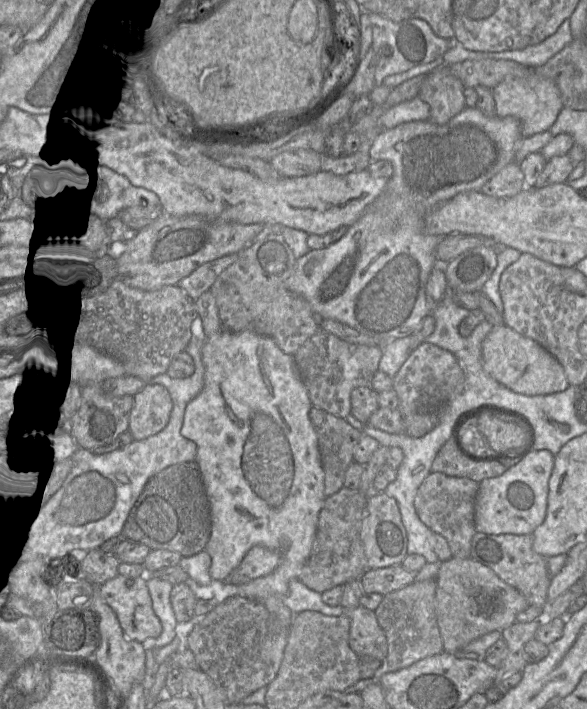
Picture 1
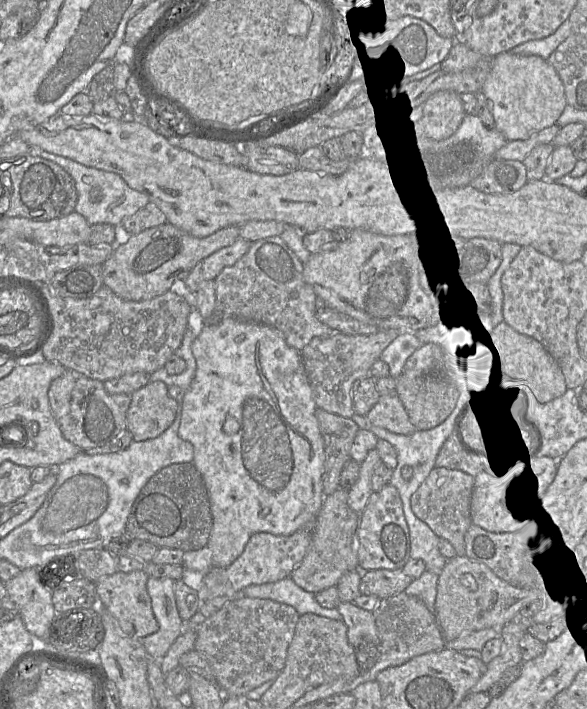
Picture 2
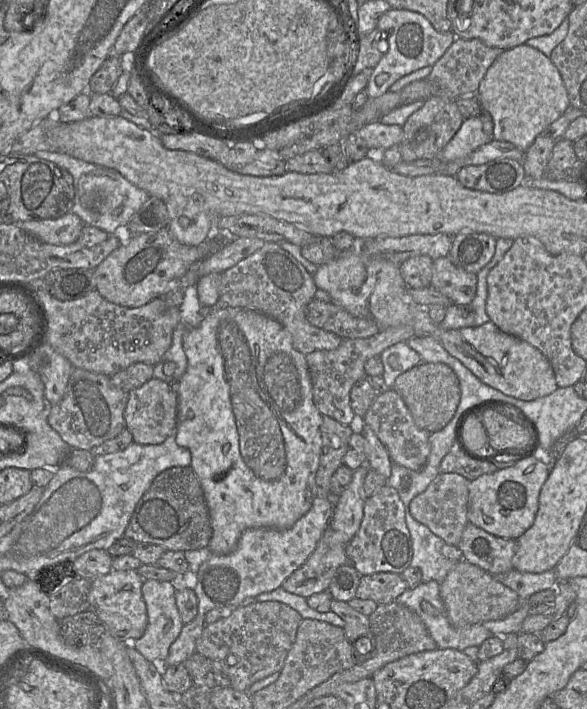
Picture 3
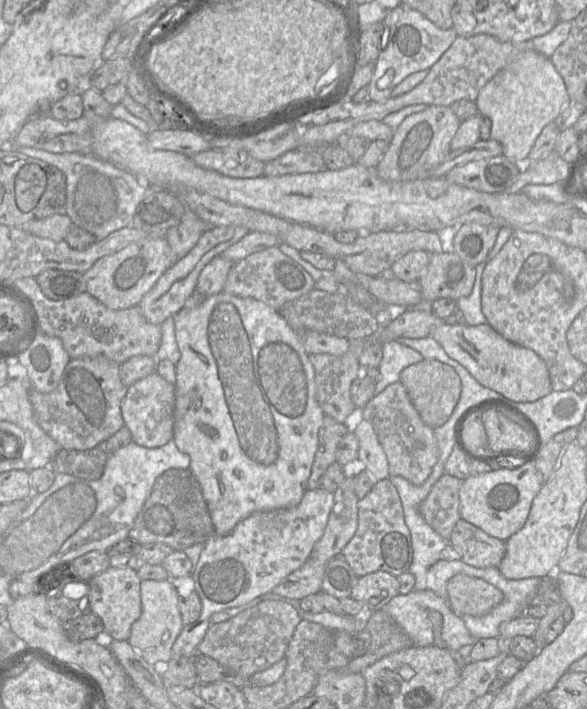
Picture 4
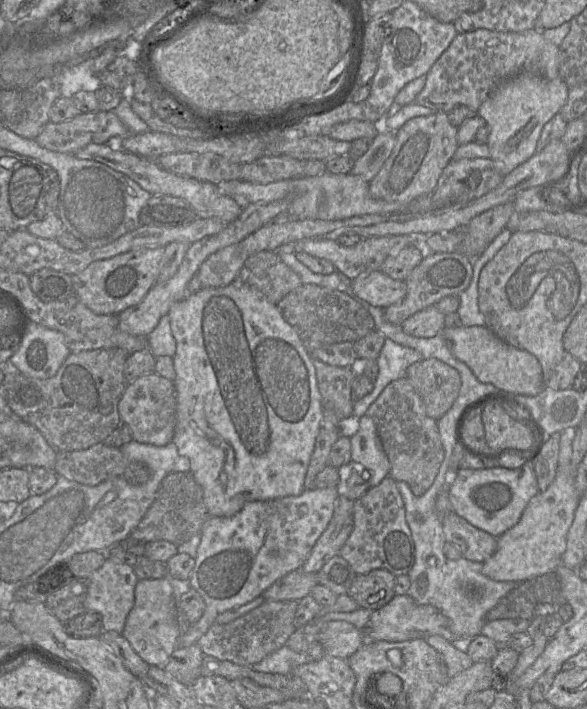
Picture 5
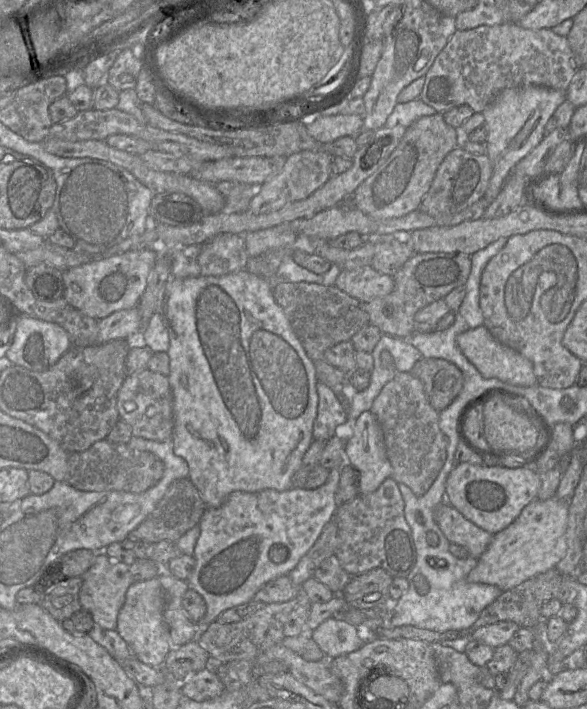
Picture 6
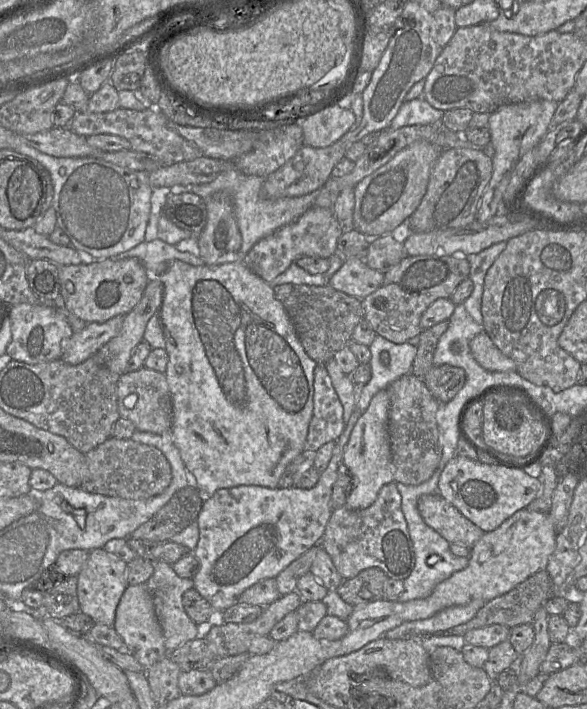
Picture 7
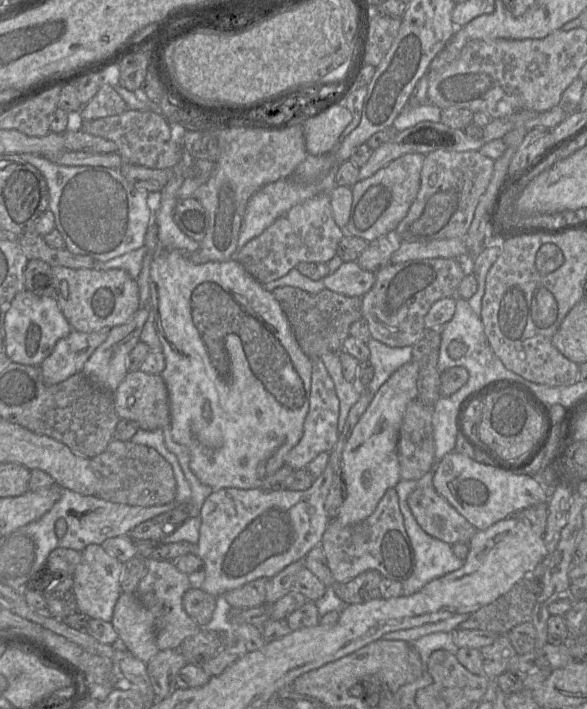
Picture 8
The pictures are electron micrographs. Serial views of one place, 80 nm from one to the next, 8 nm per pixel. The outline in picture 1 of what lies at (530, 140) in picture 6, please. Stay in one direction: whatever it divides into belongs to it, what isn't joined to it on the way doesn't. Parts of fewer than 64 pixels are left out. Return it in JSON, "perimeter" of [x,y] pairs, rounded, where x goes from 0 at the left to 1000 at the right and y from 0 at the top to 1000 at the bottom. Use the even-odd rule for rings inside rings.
{"perimeter":[[[911,103],[891,110],[860,113],[838,124],[838,131],[845,164],[877,165],[886,173],[889,193],[935,183],[961,151],[954,127],[945,114]]]}

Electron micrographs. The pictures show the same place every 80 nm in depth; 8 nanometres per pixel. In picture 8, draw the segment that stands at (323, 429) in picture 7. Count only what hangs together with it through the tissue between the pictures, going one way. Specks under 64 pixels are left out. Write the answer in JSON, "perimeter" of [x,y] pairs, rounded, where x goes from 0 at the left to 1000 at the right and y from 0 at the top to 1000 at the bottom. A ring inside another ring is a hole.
{"perimeter":[[[545,504],[528,506],[532,508],[530,553],[526,578],[516,597],[516,612],[509,623],[484,646],[484,656],[494,657],[501,664],[520,661],[547,638],[562,638],[578,615],[578,563],[569,539]]]}

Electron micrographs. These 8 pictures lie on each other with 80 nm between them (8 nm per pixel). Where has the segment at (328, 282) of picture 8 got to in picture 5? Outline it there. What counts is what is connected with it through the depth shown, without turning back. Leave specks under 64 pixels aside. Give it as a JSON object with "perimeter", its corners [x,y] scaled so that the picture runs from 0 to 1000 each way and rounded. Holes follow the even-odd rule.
{"perimeter":[[[647,381],[615,385],[596,396],[595,405],[613,425],[649,434],[683,426],[693,410],[690,396],[673,395]]]}

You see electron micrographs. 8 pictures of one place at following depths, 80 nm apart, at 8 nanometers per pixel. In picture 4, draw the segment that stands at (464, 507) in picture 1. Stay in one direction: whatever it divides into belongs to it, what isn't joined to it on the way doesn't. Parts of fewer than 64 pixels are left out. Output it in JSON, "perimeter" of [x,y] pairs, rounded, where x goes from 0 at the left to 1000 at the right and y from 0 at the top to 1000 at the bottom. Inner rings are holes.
{"perimeter":[[[755,669],[716,709],[714,722],[722,733],[765,763],[773,742],[784,733],[782,694],[789,677]]]}

